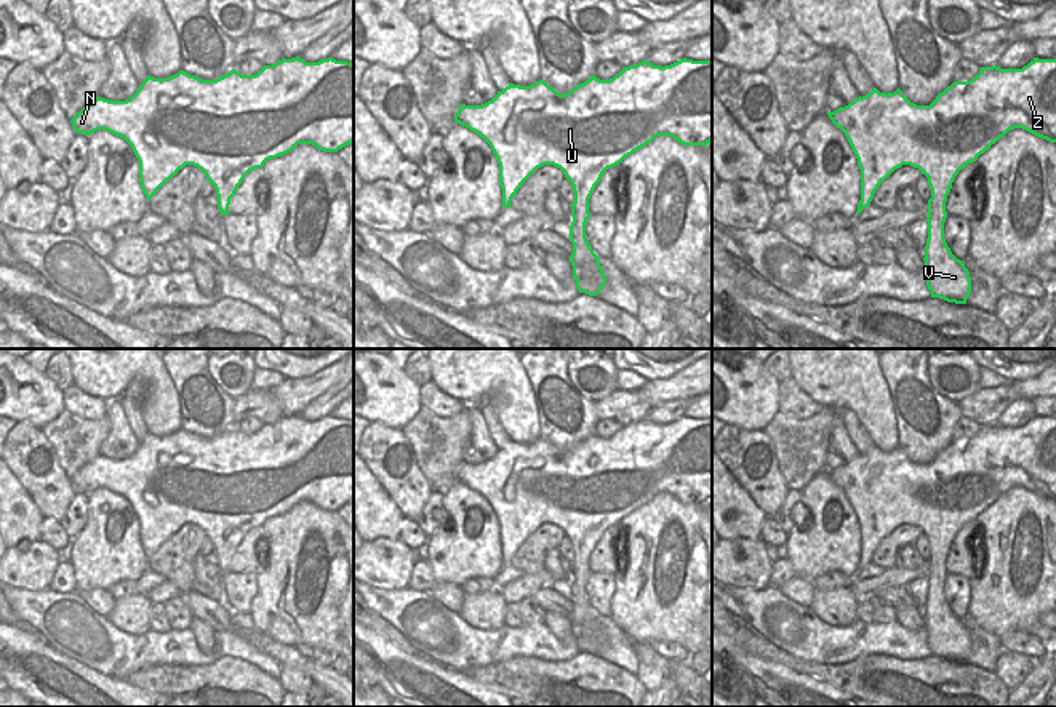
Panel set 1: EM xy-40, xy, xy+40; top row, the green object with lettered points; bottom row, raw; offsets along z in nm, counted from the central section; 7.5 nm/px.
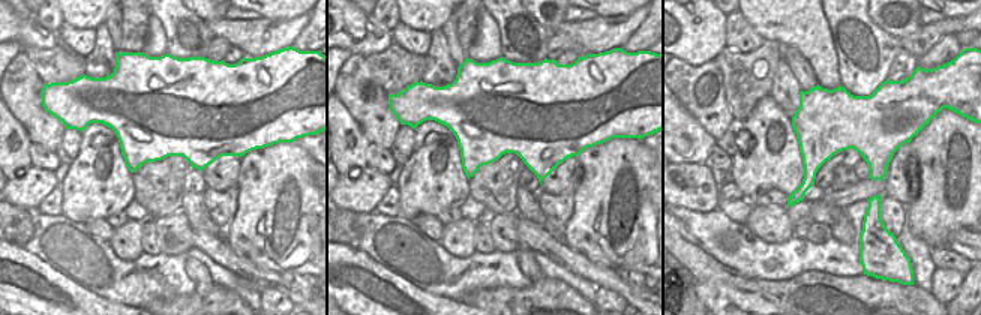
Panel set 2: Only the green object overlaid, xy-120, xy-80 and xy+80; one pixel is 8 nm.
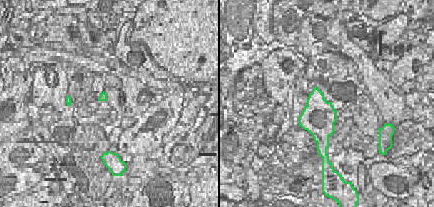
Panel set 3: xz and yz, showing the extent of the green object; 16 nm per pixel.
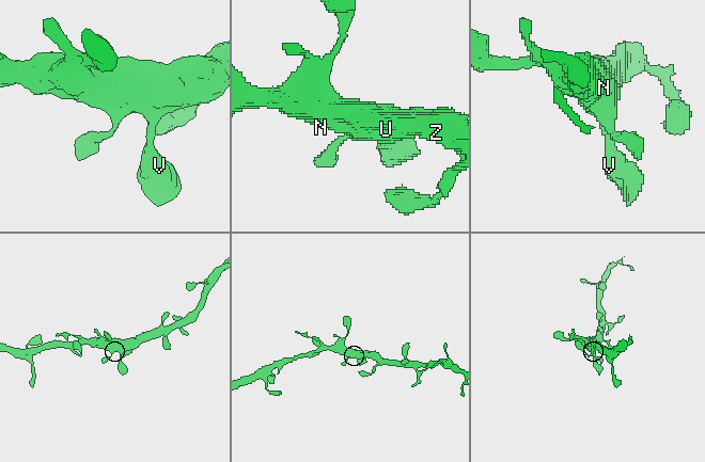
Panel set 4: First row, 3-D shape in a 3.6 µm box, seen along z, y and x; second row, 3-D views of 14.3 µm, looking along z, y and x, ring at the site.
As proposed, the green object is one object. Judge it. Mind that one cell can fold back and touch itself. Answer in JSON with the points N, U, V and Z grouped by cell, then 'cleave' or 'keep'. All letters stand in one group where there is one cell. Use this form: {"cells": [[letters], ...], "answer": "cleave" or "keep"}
{"cells": [["N", "U", "V", "Z"]], "answer": "keep"}

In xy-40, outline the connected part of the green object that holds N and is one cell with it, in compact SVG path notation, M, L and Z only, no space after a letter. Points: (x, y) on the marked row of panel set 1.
M296 56L264 66L254 75L242 75L235 69L216 80L202 80L184 70L168 78L147 75L130 99L109 101L99 96L77 112L70 123L75 133L85 136L106 130L123 138L139 162L139 182L147 200L186 165L197 166L214 186L218 210L226 216L230 198L245 176L262 168L267 160L291 152L298 144L312 144L318 150L338 152L354 142L354 62L333 58L306 62Z

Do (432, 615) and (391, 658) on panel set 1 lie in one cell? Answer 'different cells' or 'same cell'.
different cells

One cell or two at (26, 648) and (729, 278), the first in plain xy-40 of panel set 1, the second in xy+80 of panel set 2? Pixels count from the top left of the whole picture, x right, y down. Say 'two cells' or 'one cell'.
two cells

